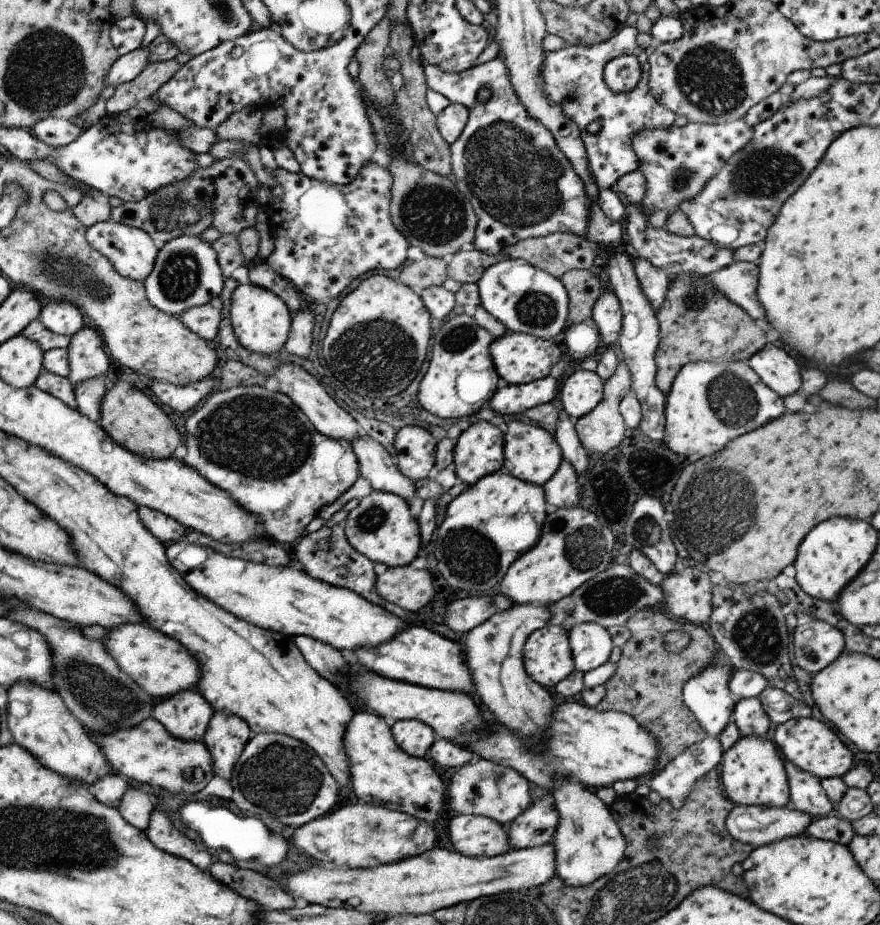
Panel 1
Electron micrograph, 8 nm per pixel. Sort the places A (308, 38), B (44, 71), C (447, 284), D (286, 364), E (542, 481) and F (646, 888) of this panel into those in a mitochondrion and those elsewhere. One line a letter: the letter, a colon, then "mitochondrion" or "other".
A: other
B: mitochondrion
C: other
D: other
E: other
F: mitochondrion

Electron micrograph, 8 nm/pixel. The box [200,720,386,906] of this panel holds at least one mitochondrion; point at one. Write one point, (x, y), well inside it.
(286, 777)

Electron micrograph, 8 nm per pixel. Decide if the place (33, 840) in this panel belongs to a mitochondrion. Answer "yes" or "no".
yes

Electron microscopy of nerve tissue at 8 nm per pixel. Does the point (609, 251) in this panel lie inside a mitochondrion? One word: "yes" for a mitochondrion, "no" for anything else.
no

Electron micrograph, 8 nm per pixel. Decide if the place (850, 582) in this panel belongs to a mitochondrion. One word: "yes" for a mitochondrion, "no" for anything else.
no

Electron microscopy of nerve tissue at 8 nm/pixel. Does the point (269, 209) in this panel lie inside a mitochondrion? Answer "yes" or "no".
no

